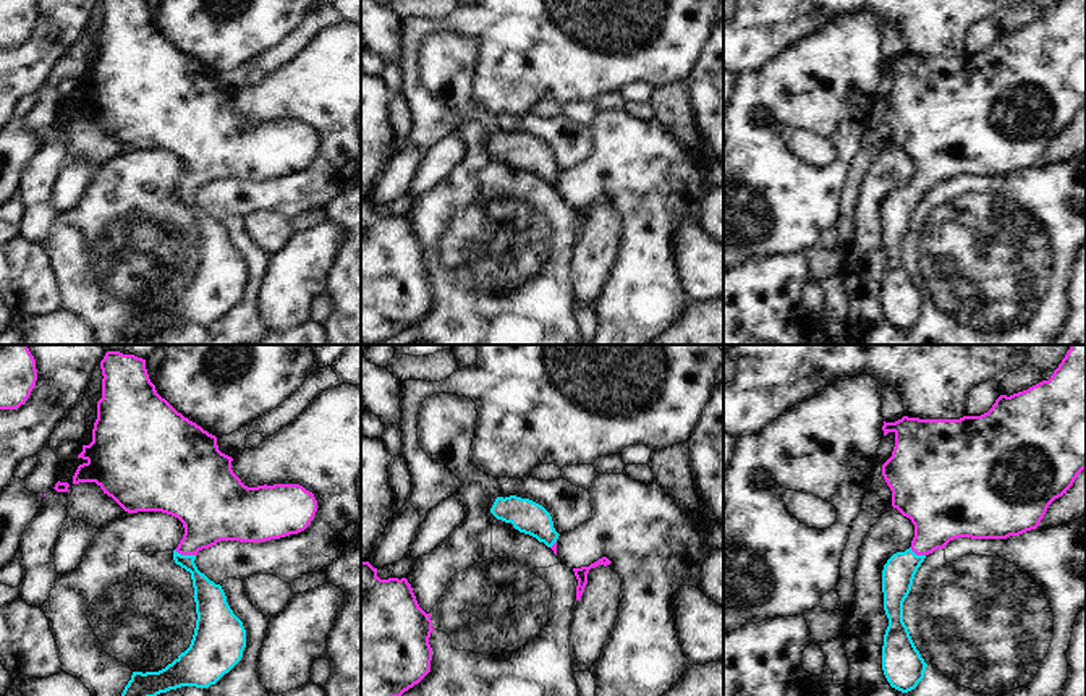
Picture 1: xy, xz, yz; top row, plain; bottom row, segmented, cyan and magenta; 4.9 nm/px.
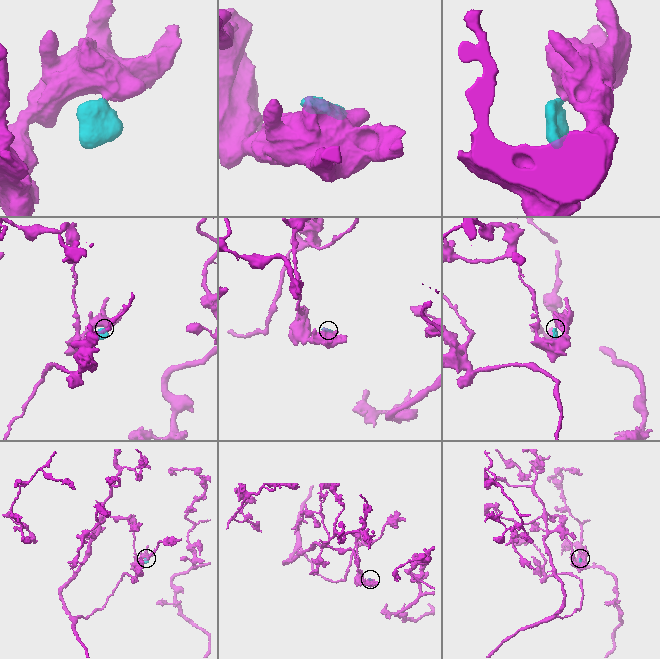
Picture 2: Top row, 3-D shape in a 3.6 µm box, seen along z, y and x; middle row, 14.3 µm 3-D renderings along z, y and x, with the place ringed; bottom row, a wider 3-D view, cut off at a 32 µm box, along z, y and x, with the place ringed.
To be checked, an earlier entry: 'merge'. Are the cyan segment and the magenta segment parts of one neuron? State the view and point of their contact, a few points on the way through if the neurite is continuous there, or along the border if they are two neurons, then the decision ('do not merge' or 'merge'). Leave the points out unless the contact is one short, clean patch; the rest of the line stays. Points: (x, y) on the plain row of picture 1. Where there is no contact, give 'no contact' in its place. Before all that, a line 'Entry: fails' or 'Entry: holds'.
Entry: holds
meets cyan in xy at (185, 193); runs through xy (209, 235), (185, 193), (203, 167), (209, 149); merge

